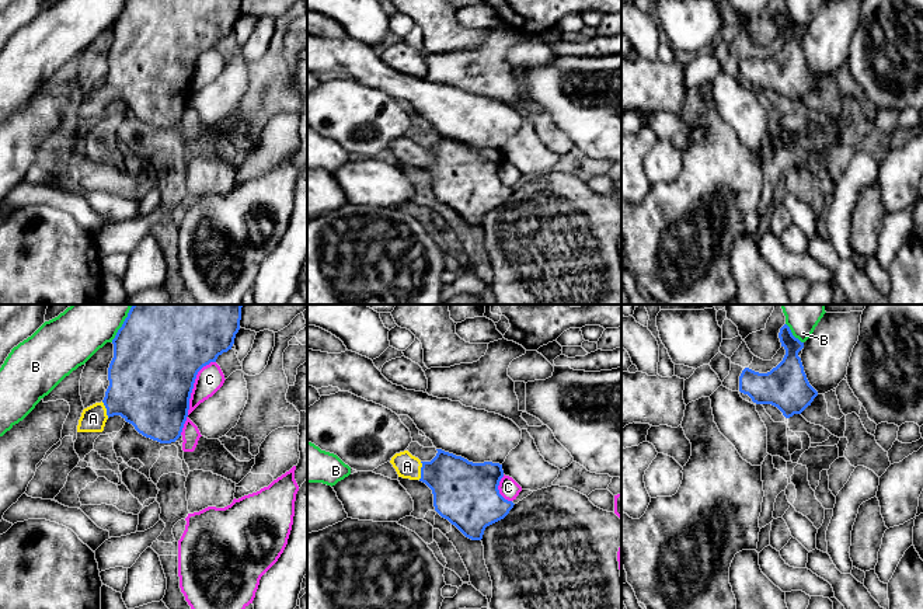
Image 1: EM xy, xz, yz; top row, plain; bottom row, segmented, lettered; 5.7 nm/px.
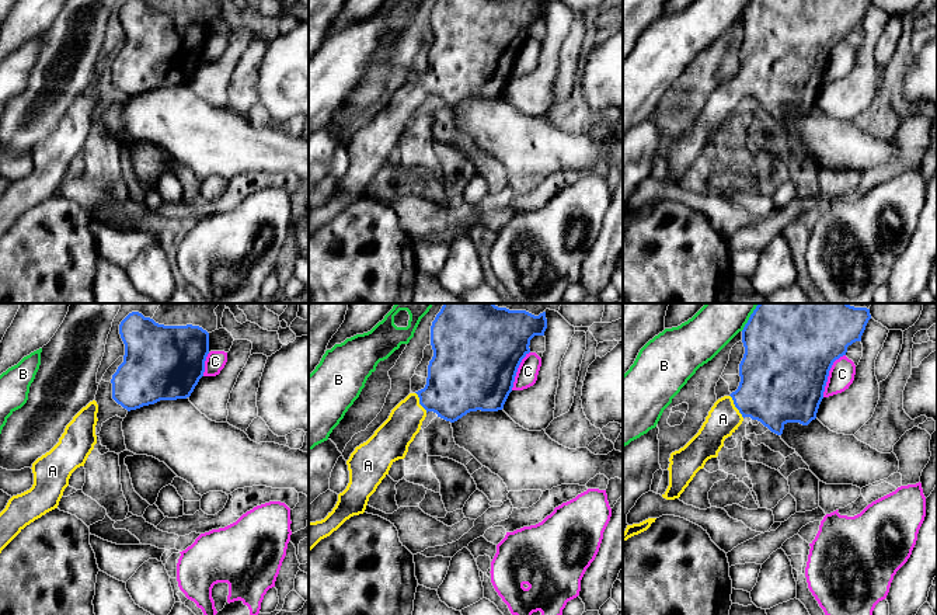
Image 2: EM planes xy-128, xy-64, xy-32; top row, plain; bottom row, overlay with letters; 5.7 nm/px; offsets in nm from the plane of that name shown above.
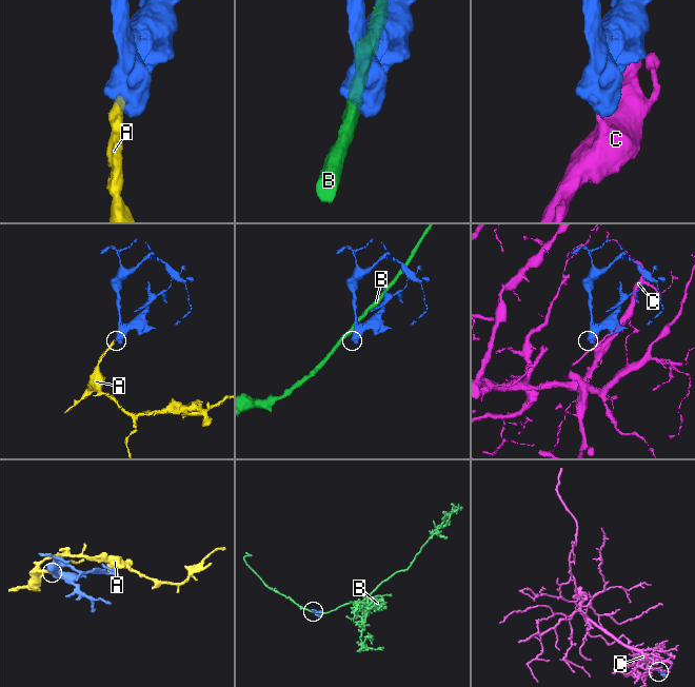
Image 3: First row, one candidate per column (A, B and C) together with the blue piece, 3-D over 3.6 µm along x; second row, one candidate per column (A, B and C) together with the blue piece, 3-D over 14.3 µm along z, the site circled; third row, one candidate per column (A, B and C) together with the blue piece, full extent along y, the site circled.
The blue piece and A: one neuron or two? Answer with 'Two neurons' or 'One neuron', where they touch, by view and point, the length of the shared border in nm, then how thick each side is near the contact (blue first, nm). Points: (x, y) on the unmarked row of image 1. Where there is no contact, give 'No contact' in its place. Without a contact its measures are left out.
One neuron. Touches blue at xz (421, 156). Shared border 110 nm. Thickness 320 nm (blue) against 140 nm

